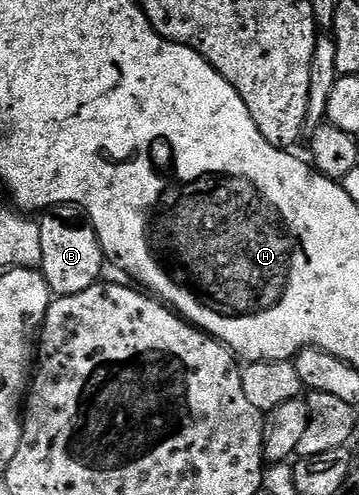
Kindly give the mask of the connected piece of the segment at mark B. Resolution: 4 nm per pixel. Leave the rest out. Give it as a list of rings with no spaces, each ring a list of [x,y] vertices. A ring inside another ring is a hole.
[[[47,214],[44,215],[47,216],[44,220],[38,221],[41,230],[41,262],[39,268],[43,273],[45,282],[51,287],[55,296],[81,294],[81,290],[89,290],[89,286],[100,283],[102,276],[99,275],[103,272],[103,264],[105,265],[103,247],[90,223],[70,224],[69,221],[62,220],[61,217],[55,215],[59,214]]]

